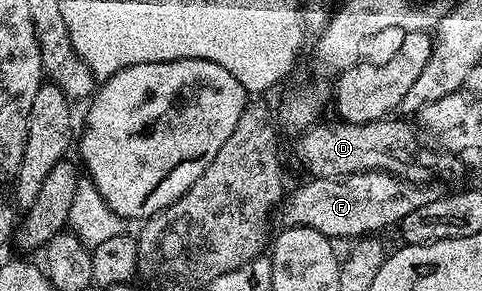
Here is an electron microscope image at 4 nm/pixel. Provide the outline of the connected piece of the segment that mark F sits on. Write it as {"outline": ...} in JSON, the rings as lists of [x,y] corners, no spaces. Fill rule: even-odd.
{"outline":[[[360,171],[339,179],[310,178],[308,182],[286,194],[279,207],[282,224],[310,227],[334,241],[353,241],[366,233],[381,233],[377,231],[384,227],[396,228],[407,213],[415,213],[419,205],[431,205],[431,201],[440,199],[443,194],[442,188],[429,187],[433,185],[424,182],[412,183],[388,171]]]}

